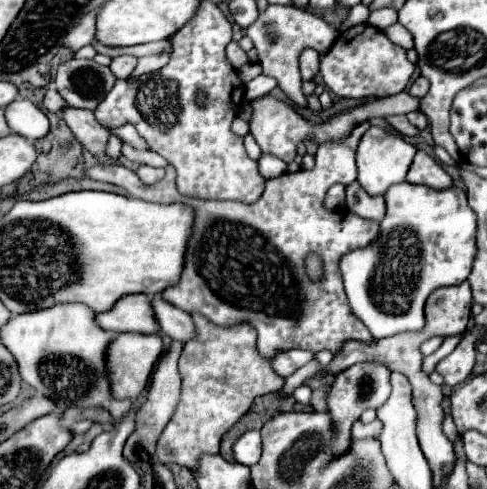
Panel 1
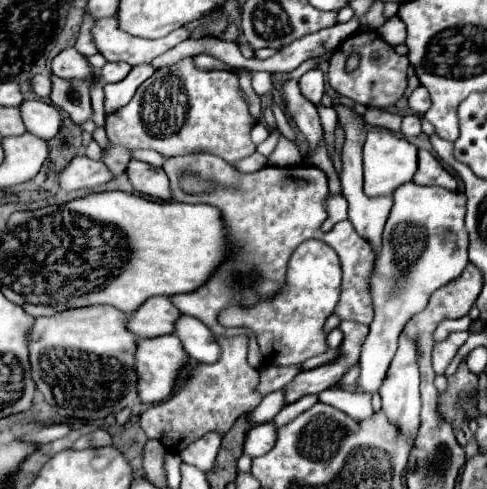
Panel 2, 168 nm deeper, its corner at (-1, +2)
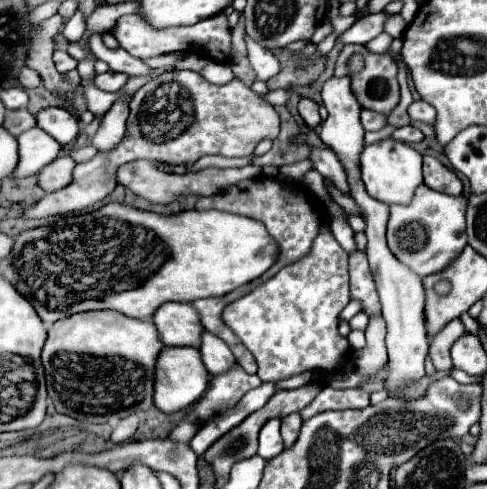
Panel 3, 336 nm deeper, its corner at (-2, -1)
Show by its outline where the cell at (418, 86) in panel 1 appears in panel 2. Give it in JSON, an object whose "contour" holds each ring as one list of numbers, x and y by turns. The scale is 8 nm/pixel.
{"contour":[[418,86,408,98,408,106,412,108,414,114,424,114,430,108,430,94,428,94,428,90,424,86]]}

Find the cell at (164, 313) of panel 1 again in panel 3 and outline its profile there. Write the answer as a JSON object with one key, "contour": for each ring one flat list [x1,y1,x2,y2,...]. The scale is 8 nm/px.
{"contour":[[209,331,203,333,199,351,201,351,201,359,203,359,203,363,211,375,223,375,231,367,237,365,235,355,227,347,227,343,223,343,223,339,211,335]]}

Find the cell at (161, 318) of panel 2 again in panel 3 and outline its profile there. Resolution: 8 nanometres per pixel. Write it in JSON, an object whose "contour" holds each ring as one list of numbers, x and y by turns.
{"contour":[[165,303,163,307,159,307,153,315,153,321,157,325,159,337,165,345,183,345,183,347,199,347,201,343,201,333,203,333,203,325,199,323,199,313,195,311,193,305,187,303]]}

